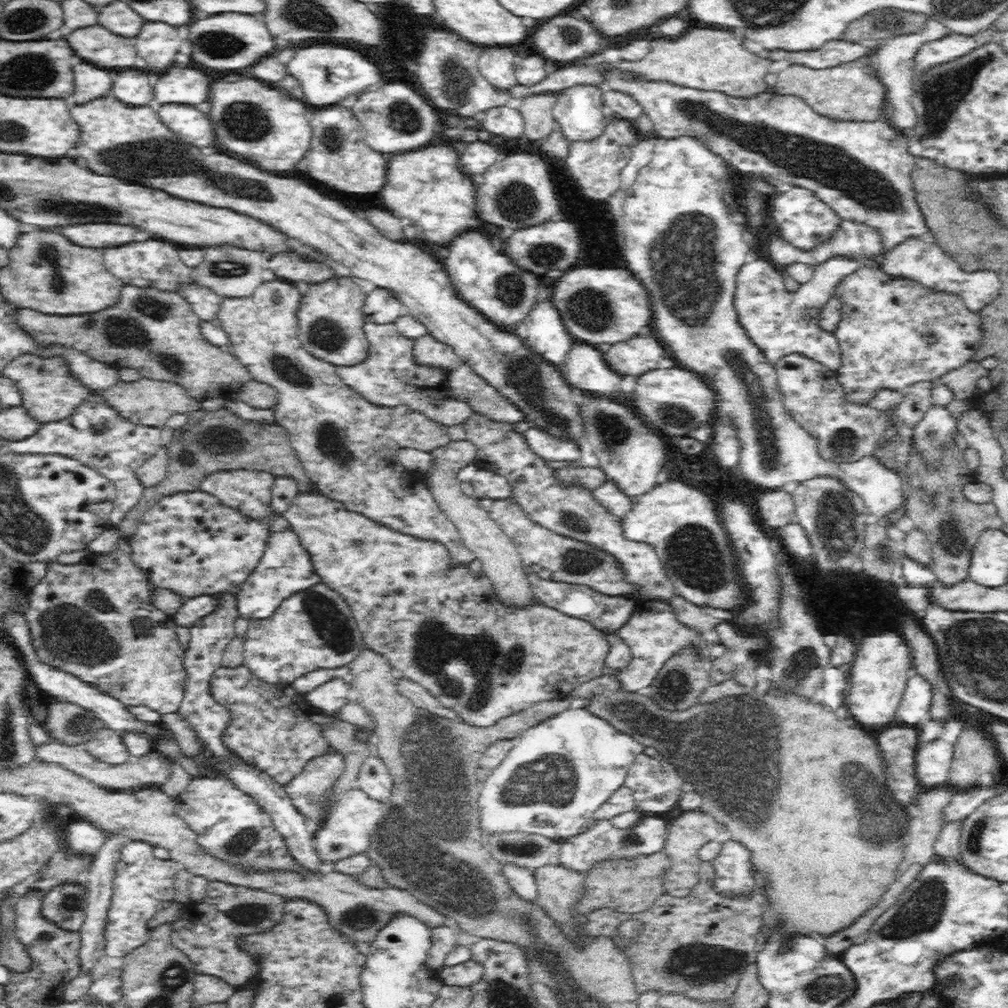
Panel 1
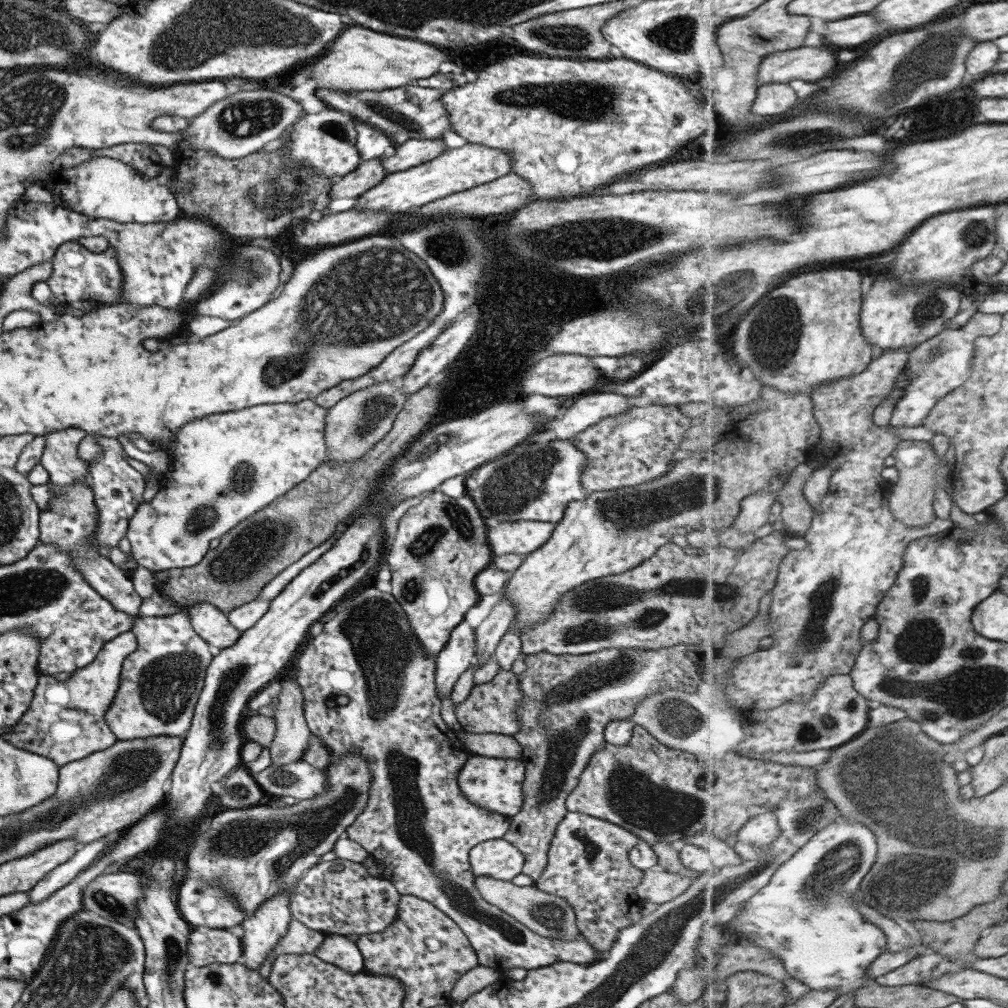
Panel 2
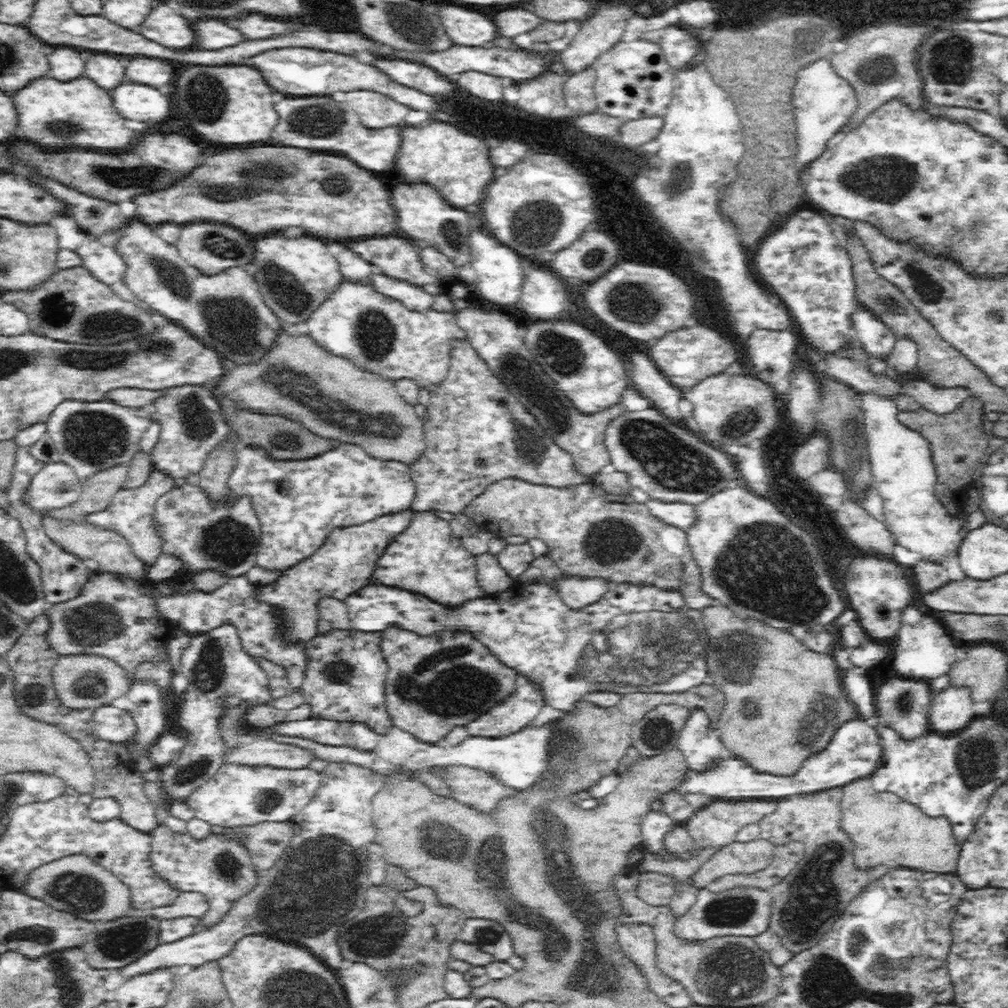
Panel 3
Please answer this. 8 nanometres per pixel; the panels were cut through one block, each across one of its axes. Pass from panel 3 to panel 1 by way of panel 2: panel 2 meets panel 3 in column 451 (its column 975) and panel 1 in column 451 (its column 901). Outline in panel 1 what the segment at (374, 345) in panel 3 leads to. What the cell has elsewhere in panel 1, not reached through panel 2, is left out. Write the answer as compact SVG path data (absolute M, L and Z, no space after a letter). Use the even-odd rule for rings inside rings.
M365 323L363 329L370 343L369 357L356 366L335 367L338 376L368 402L384 407L409 405L434 422L439 422L447 427L454 426L454 424L463 424L467 421L467 418L473 415L474 412L470 405L448 396L449 388L446 373L442 369L422 367L414 361L414 357L412 357L414 341L398 334L395 323Z

